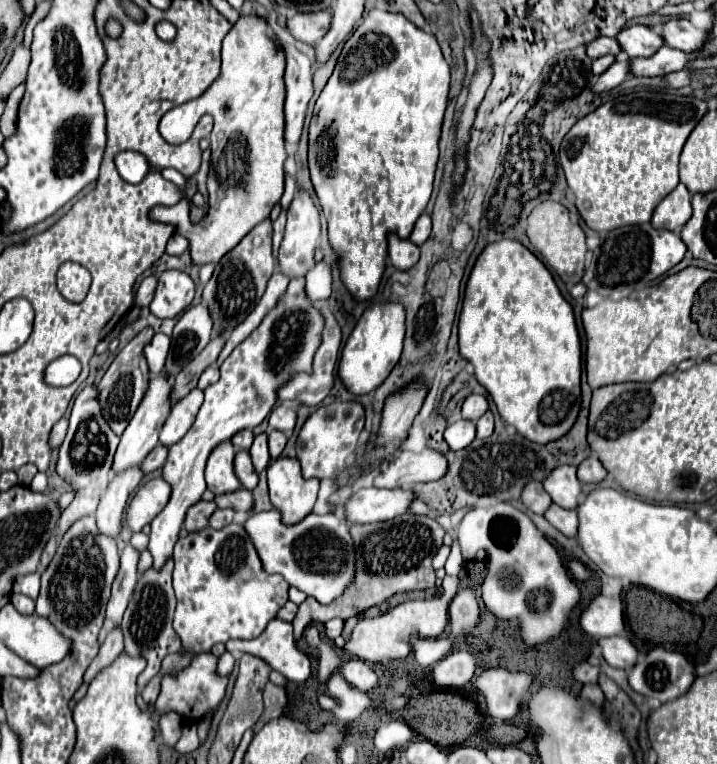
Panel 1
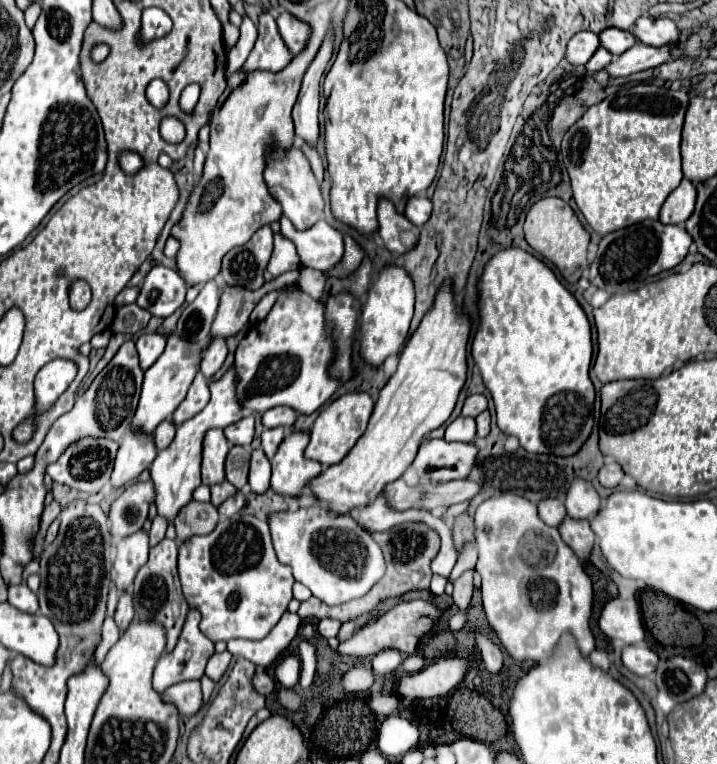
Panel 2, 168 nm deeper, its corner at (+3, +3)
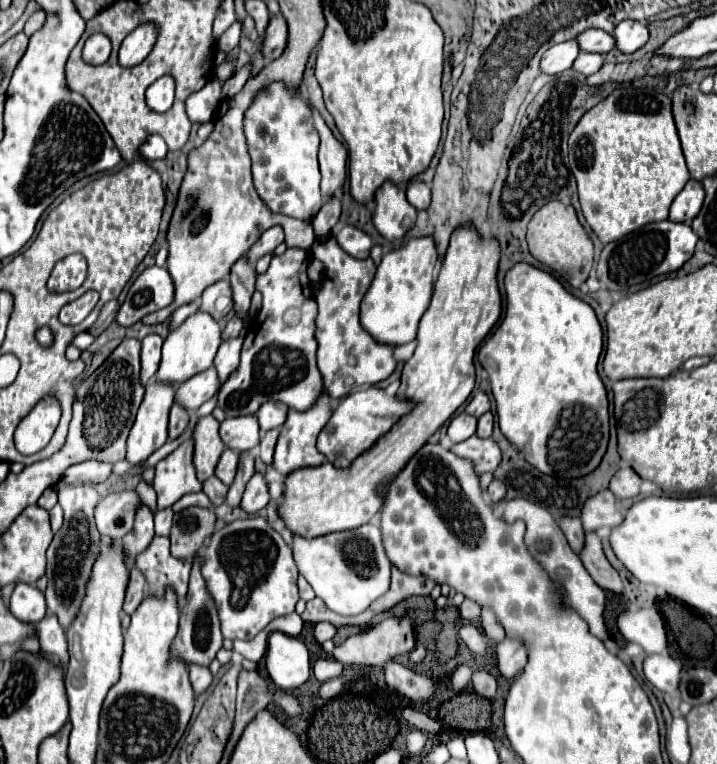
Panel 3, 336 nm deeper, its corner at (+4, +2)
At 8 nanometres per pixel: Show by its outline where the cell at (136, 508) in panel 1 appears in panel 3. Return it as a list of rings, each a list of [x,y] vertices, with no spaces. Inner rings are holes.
[[[121,491],[103,497],[95,507],[99,533],[111,539],[125,537],[133,527],[133,509],[137,509],[137,501],[141,499],[133,491]]]

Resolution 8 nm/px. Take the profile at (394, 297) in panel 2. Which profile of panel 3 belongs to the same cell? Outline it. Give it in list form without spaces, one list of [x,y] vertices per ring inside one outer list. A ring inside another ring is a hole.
[[[413,237],[399,249],[385,253],[377,267],[375,279],[361,301],[361,325],[381,343],[405,345],[413,341],[417,337],[419,319],[427,311],[433,297],[439,263],[433,237]]]

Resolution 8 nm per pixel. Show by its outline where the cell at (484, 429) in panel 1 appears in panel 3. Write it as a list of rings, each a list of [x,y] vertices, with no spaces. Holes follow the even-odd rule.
[[[489,411],[489,413],[485,413],[485,415],[479,417],[477,435],[479,435],[479,437],[491,437],[491,433],[493,433],[493,415],[491,415],[491,411]]]

